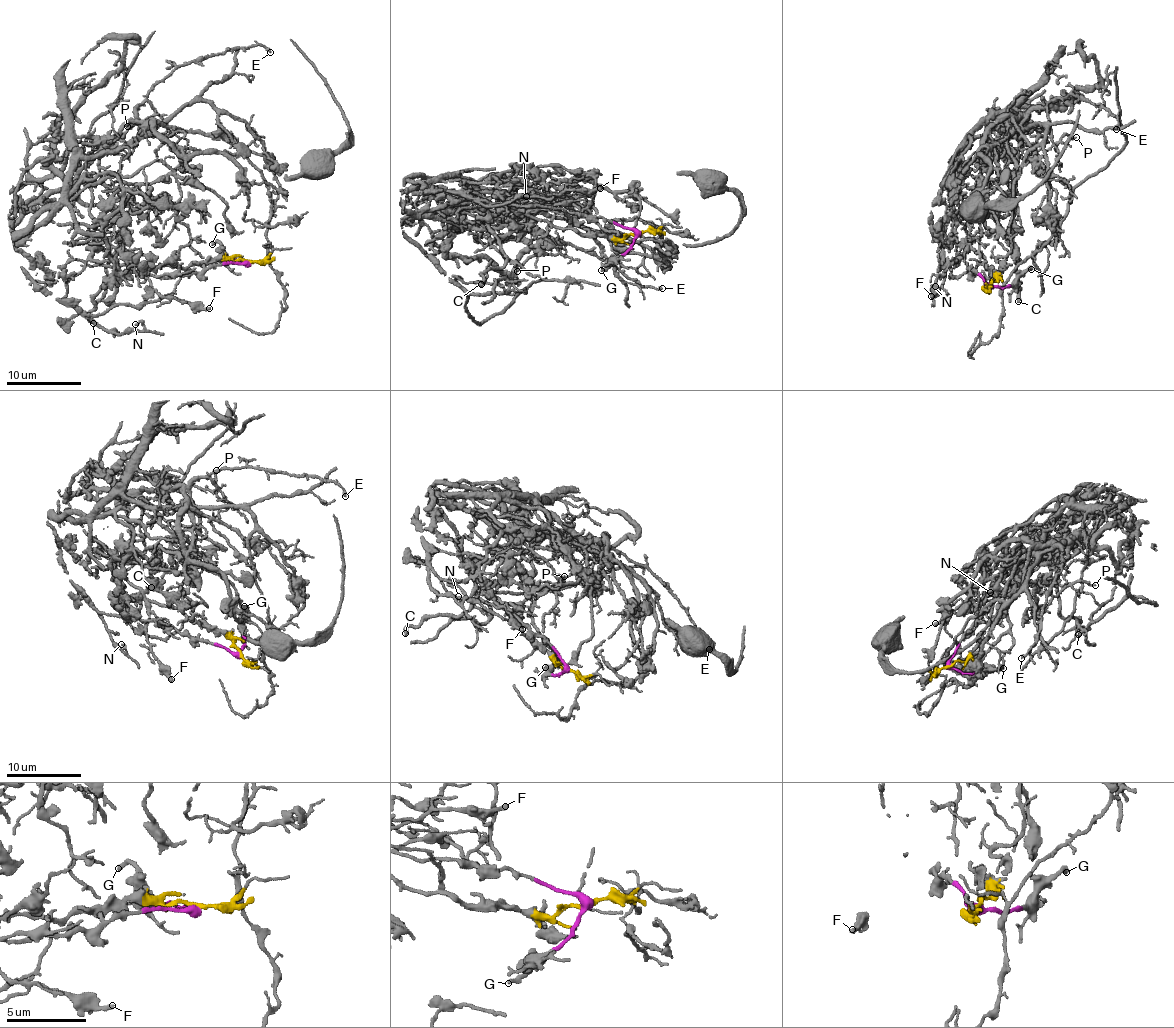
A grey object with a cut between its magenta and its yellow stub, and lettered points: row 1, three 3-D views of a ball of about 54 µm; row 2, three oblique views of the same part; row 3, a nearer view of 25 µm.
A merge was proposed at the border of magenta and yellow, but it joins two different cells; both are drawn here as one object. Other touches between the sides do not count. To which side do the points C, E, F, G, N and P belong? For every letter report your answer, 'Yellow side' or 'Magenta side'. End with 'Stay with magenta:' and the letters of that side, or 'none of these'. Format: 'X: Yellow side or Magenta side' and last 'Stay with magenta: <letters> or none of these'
C: Magenta side
E: Yellow side
F: Magenta side
G: Magenta side
N: Yellow side
P: Yellow side
Stay with magenta: C, F, G

